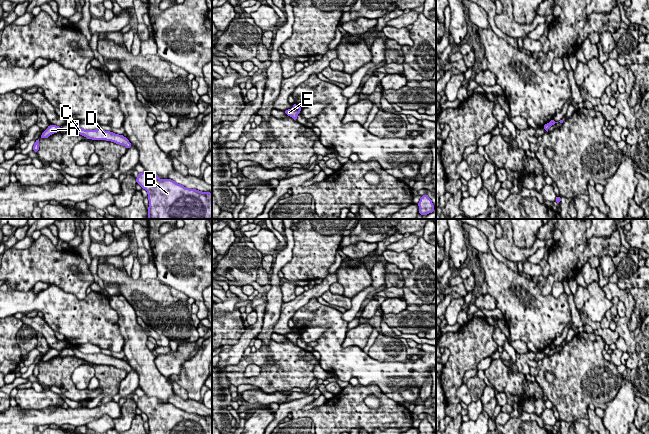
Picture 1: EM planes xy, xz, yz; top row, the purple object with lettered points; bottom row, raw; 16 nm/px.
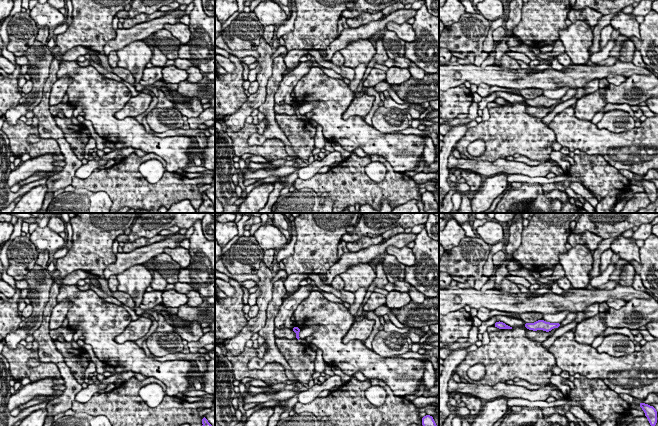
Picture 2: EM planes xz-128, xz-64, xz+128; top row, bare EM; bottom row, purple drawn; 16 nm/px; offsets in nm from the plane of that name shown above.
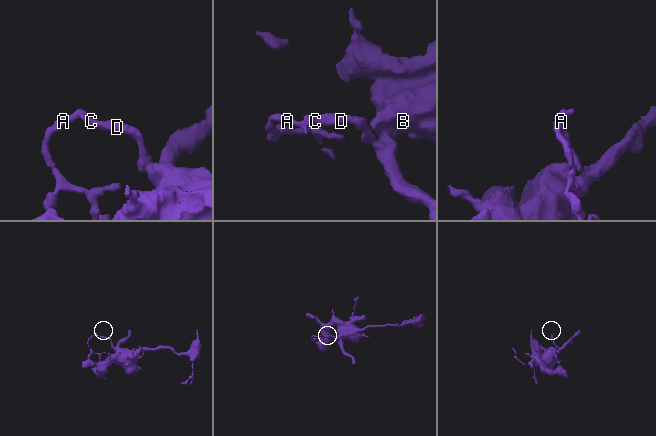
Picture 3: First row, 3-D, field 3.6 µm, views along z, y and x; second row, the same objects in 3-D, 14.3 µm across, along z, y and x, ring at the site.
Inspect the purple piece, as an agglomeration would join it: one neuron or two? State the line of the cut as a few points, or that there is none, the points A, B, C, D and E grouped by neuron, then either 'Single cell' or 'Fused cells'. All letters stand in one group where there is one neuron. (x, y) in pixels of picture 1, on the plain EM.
Split along xz (293, 331), (300, 333). Groups: A E / B C D. Fused cells

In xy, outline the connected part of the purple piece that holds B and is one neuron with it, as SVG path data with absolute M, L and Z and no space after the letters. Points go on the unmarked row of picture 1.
M142 396L136 403L148 417L149 432L147 434L212 434L212 418L196 413L189 413L171 403L159 403L156 397Z

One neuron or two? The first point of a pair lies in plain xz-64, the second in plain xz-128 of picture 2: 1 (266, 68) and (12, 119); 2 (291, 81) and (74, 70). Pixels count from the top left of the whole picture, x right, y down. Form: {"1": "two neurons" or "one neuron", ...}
{"1": "one neuron", "2": "two neurons"}

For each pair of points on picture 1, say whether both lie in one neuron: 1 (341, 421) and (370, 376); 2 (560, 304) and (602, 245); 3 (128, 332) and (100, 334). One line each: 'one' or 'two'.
1: two
2: two
3: two

